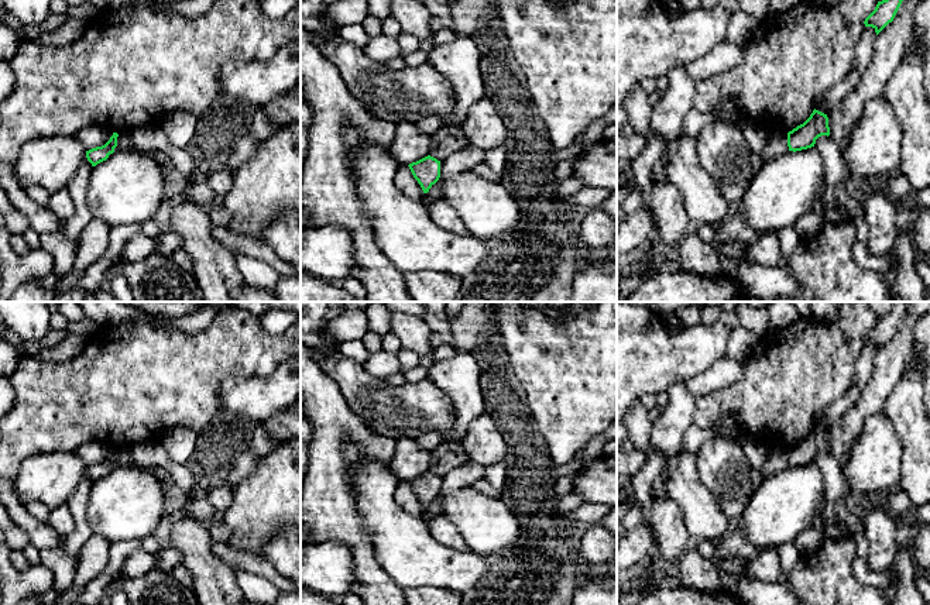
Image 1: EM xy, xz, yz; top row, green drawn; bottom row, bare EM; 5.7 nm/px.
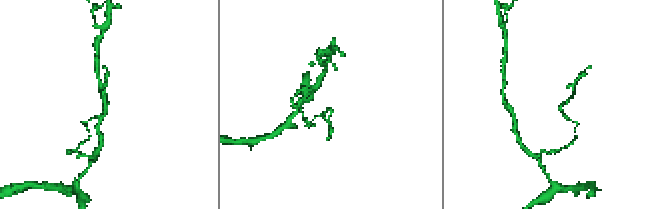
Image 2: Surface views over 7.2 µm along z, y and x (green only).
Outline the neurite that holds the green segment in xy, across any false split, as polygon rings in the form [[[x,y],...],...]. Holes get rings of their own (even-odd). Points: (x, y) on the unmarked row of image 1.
[[[113,448],[110,456],[104,461],[86,467],[86,474],[92,479],[92,482],[96,482],[97,479],[106,477],[109,471],[114,468],[114,464],[117,463],[117,453],[119,450]]]

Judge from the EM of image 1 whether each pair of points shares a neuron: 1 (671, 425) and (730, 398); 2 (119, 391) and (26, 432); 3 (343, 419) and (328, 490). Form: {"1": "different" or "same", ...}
{"1": "different", "2": "same", "3": "same"}

